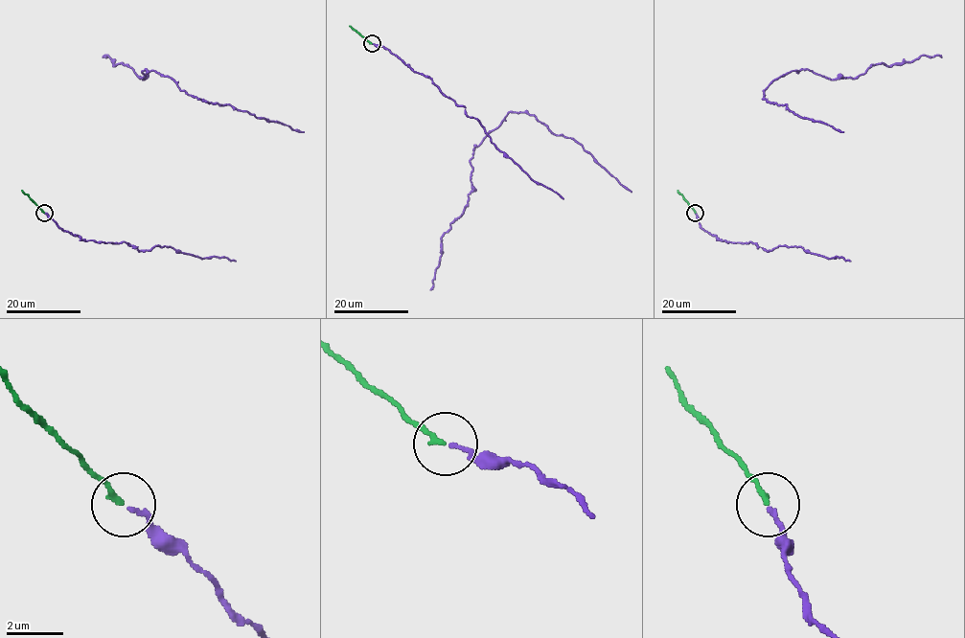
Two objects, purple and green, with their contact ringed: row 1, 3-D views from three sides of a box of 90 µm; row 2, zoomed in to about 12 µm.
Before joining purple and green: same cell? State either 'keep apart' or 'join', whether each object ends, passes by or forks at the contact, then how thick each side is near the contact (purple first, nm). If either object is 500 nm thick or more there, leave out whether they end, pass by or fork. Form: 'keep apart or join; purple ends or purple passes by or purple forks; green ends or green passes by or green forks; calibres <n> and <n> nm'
join; purple ends; green ends; calibres 140 and 190 nm

